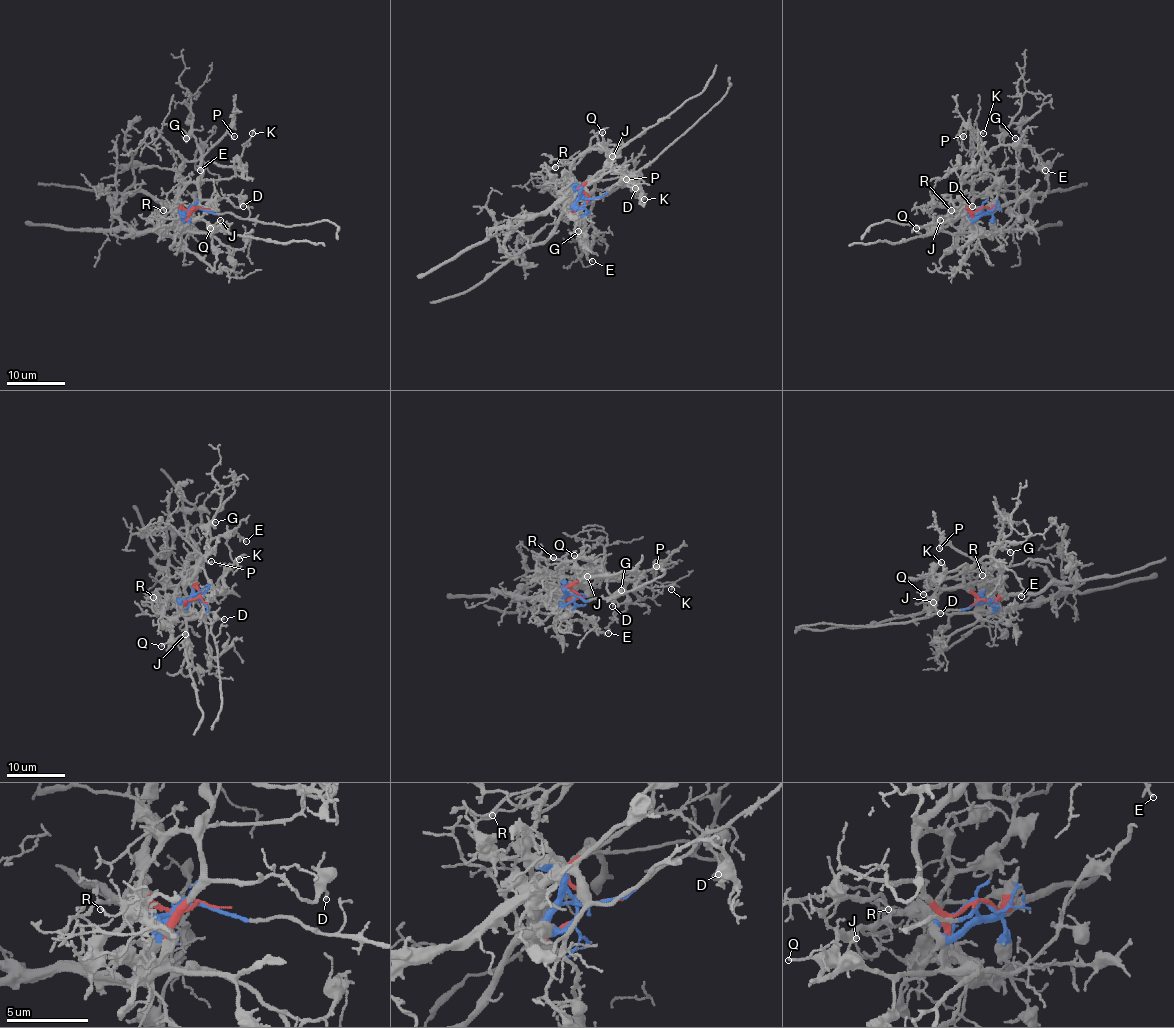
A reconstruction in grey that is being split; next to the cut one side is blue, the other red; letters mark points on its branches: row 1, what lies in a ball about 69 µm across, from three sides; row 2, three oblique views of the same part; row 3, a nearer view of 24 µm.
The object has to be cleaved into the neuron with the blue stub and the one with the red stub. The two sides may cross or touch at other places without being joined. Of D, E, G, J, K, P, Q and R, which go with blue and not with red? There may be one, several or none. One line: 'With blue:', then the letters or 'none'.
With blue: J, Q, R

